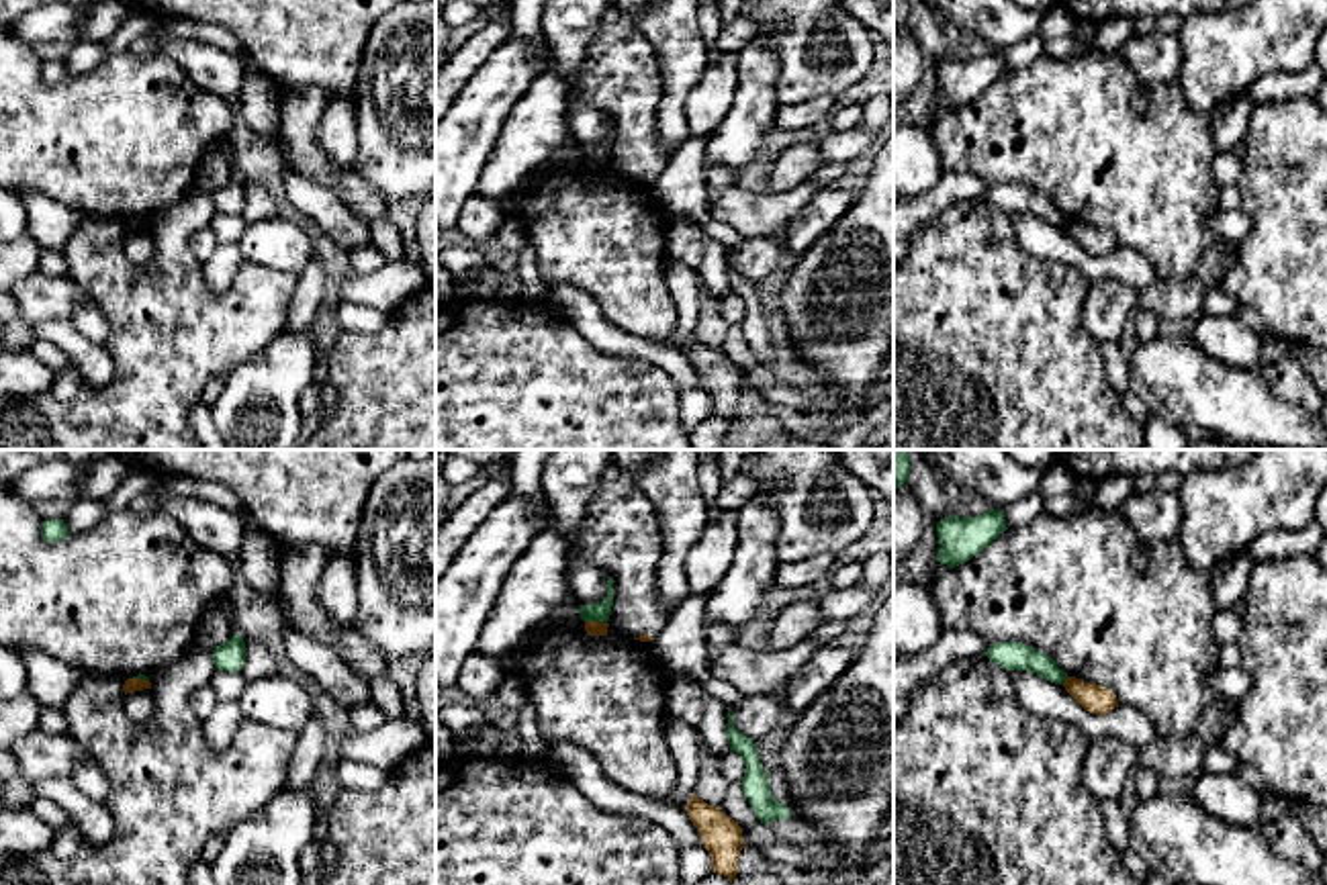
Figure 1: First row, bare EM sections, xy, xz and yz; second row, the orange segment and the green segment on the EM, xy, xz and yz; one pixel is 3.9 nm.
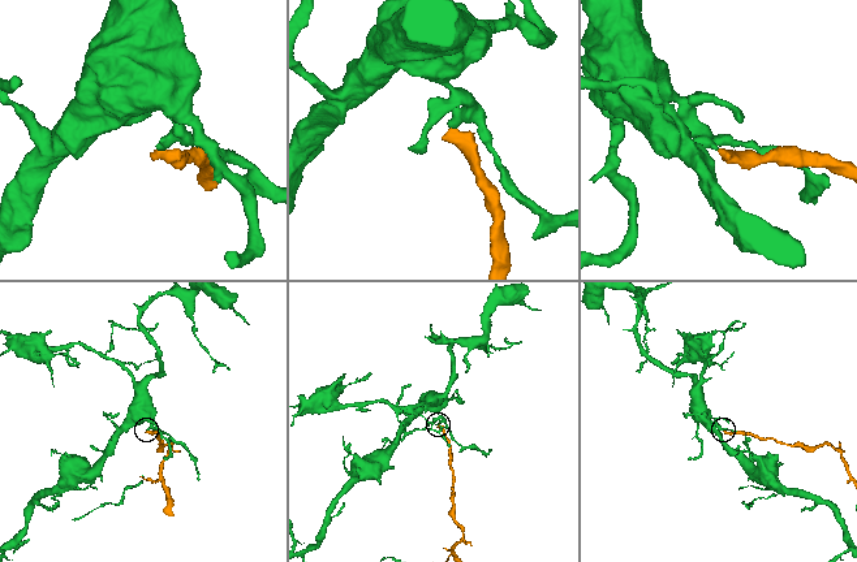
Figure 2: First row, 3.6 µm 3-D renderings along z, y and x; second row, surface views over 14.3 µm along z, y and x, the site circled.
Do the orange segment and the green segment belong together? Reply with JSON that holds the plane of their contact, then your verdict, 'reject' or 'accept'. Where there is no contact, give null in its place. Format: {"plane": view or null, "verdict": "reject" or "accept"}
{"plane": "xz", "verdict": "reject"}

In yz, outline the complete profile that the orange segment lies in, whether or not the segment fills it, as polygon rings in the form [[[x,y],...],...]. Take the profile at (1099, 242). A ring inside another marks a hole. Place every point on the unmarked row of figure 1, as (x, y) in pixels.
[[[1067,219],[1063,229],[1090,255],[1106,258],[1118,249],[1116,237],[1102,227]]]

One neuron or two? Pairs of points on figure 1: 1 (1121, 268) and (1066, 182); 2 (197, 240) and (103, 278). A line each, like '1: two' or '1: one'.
1: two
2: two

